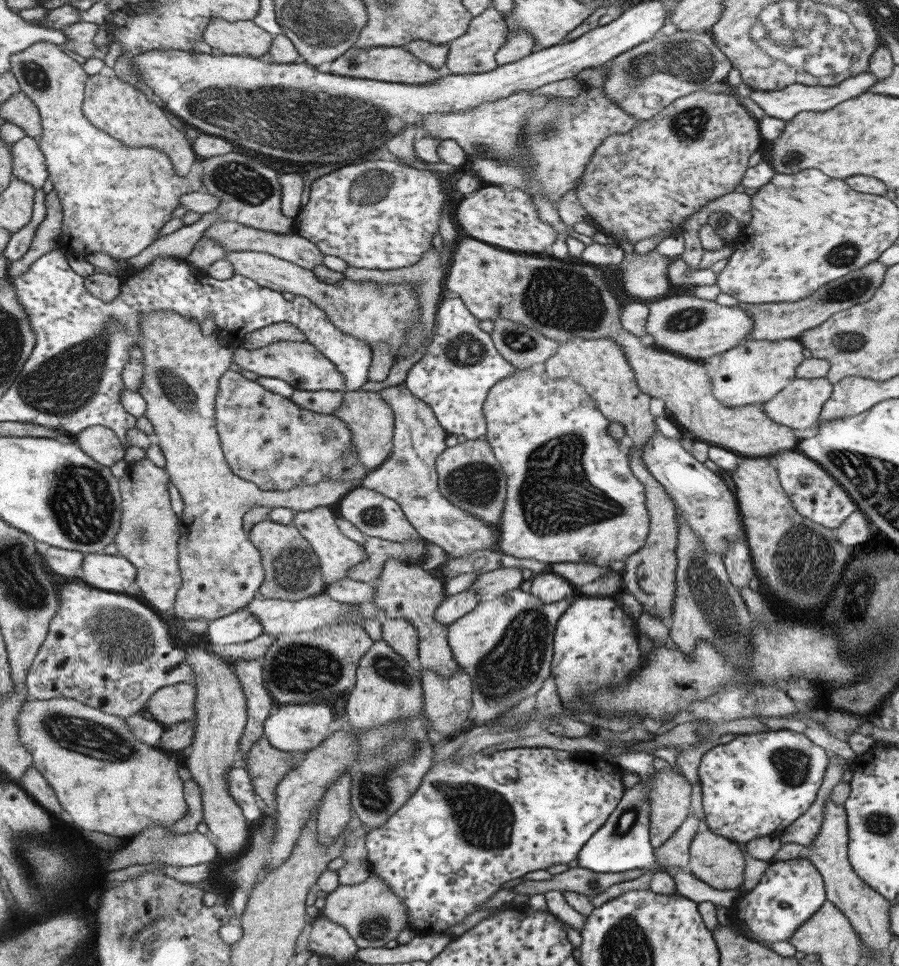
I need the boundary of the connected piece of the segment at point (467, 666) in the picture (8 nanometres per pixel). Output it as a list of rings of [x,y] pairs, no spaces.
[[[515,588],[493,600],[479,601],[464,616],[446,625],[446,641],[454,661],[470,678],[471,709],[475,712],[475,716],[467,729],[493,722],[528,696],[536,694],[542,682],[551,674],[550,660],[554,628],[557,619],[565,612],[571,601],[572,597],[565,597],[557,602],[542,603],[531,593]]]

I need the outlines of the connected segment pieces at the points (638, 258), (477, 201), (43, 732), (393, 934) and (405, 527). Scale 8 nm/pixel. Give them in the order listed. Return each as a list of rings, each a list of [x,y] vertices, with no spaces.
[[[655,249],[646,254],[624,252],[623,259],[616,264],[623,290],[638,299],[662,299],[669,290],[670,282],[666,274],[672,259],[659,255]]]
[[[481,185],[457,204],[455,220],[467,236],[505,251],[520,254],[536,252],[547,255],[547,248],[556,237],[556,232],[549,225],[539,221],[529,195],[521,189]]]
[[[49,698],[25,701],[15,718],[18,741],[31,755],[32,765],[52,788],[62,810],[81,830],[130,839],[149,825],[171,826],[186,811],[182,781],[175,773],[184,763],[139,740],[121,717],[105,714],[71,698]]]
[[[373,873],[367,875],[359,884],[338,884],[324,898],[324,904],[321,910],[323,917],[345,928],[357,949],[385,947],[385,944],[396,940],[398,933],[406,928],[407,909],[403,906],[403,901],[384,885],[380,876]]]
[[[359,487],[347,492],[339,500],[339,514],[353,526],[356,526],[363,534],[374,537],[375,540],[406,542],[406,540],[420,538],[397,503],[367,488]]]

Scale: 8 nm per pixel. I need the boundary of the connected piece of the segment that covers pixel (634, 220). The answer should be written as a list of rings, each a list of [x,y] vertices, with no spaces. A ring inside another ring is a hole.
[[[694,91],[692,94],[681,96],[673,100],[667,106],[664,106],[654,117],[639,121],[629,132],[625,134],[610,134],[596,148],[592,158],[585,165],[581,183],[574,188],[577,200],[587,211],[588,218],[598,230],[610,234],[616,244],[621,245],[622,240],[627,240],[633,245],[638,240],[649,238],[649,236],[660,235],[661,232],[667,234],[681,234],[681,226],[686,216],[692,215],[701,205],[714,198],[723,196],[733,191],[733,188],[740,184],[741,177],[747,170],[749,157],[757,150],[761,142],[761,136],[758,132],[758,123],[747,110],[729,94],[716,94],[711,92]]]

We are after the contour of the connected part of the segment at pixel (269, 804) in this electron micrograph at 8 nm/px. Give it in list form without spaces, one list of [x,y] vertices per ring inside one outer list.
[[[264,736],[254,740],[246,750],[246,771],[252,787],[261,796],[260,803],[264,808],[264,814],[271,818],[275,808],[274,788],[292,767],[285,759],[287,753],[289,752],[273,748]]]

